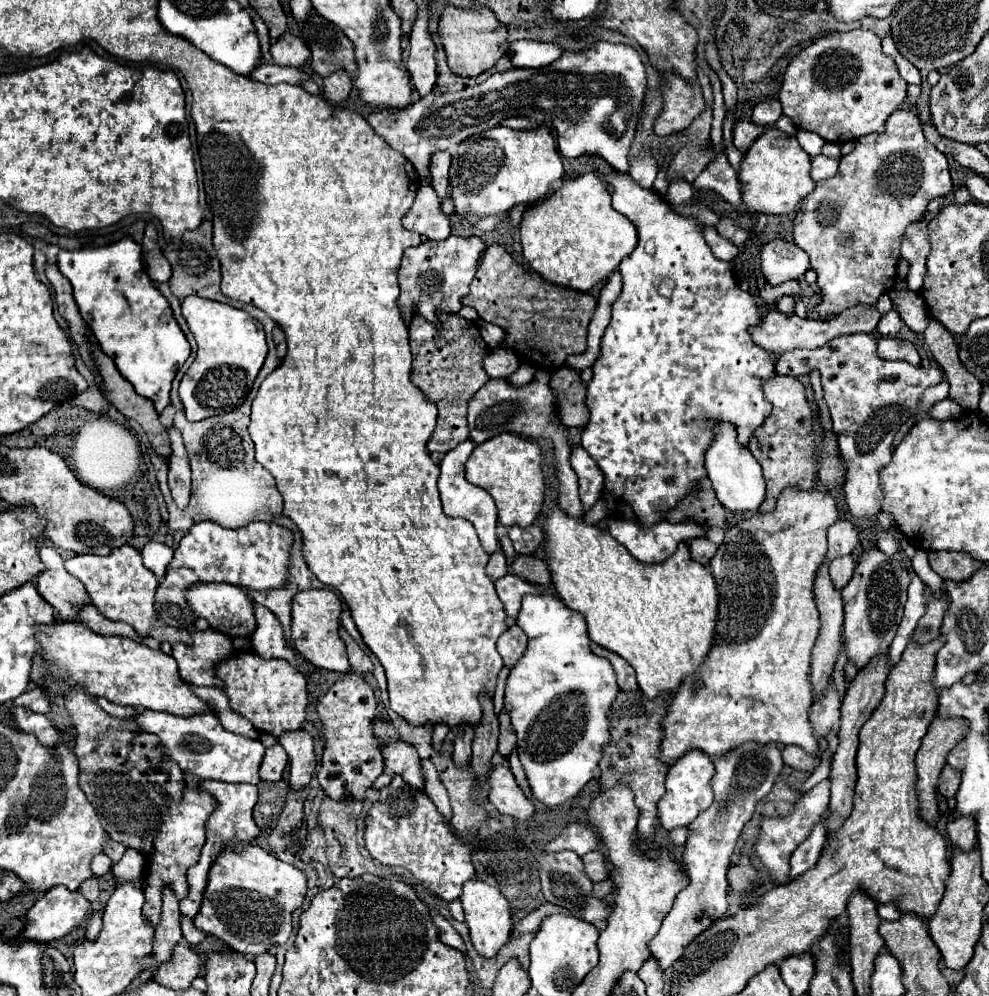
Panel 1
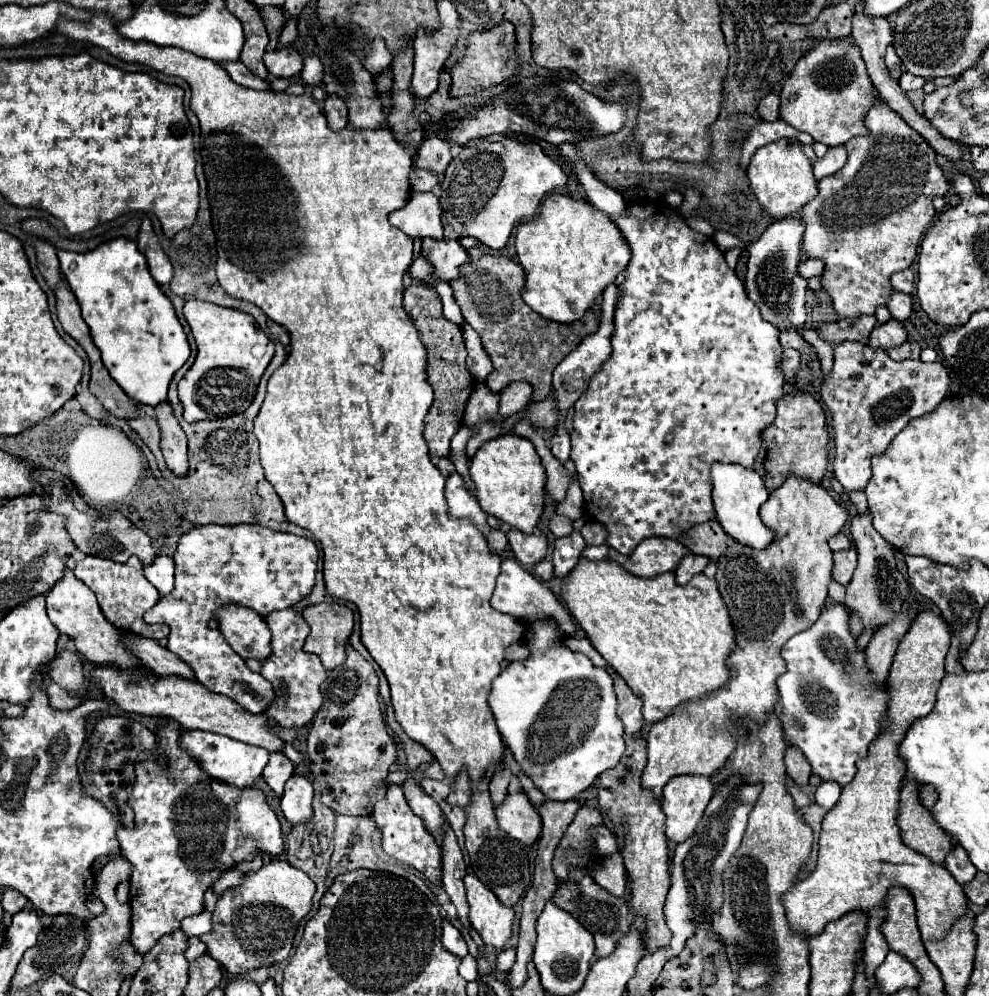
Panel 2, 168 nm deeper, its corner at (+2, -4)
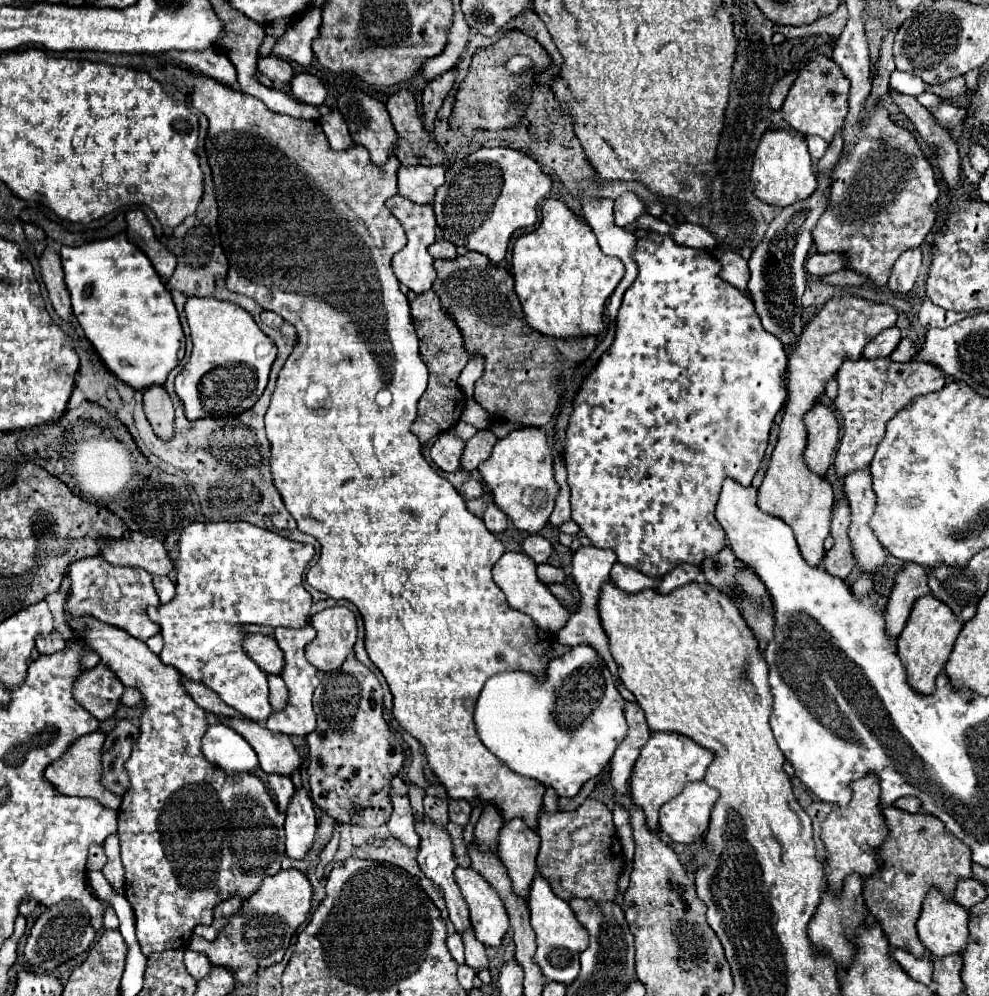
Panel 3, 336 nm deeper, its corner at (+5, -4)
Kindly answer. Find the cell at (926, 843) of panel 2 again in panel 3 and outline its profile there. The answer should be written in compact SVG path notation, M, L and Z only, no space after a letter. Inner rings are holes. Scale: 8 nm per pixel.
M890 804L882 810L882 816L888 836L878 846L878 870L864 878L864 904L882 924L882 930L894 948L922 956L926 949L916 930L922 902L932 888L938 888L946 898L952 898L958 880L972 878L970 848L960 840L954 840L954 836L946 836L944 826L930 814L902 812Z

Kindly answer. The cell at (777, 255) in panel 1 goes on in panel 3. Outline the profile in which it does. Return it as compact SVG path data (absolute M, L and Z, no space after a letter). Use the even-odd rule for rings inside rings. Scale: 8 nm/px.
M832 252L832 254L812 254L808 258L808 262L806 262L806 270L812 276L826 276L826 274L844 270L846 264L848 264L848 258L838 254L838 252Z

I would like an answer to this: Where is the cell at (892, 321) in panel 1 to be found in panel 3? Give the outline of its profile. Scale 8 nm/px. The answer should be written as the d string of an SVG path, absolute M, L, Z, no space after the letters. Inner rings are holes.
M892 326L892 328L886 328L884 332L880 332L866 348L864 348L864 358L868 358L868 360L874 360L874 358L888 358L892 352L894 352L894 348L898 346L898 342L900 342L900 330L896 328L896 326Z

